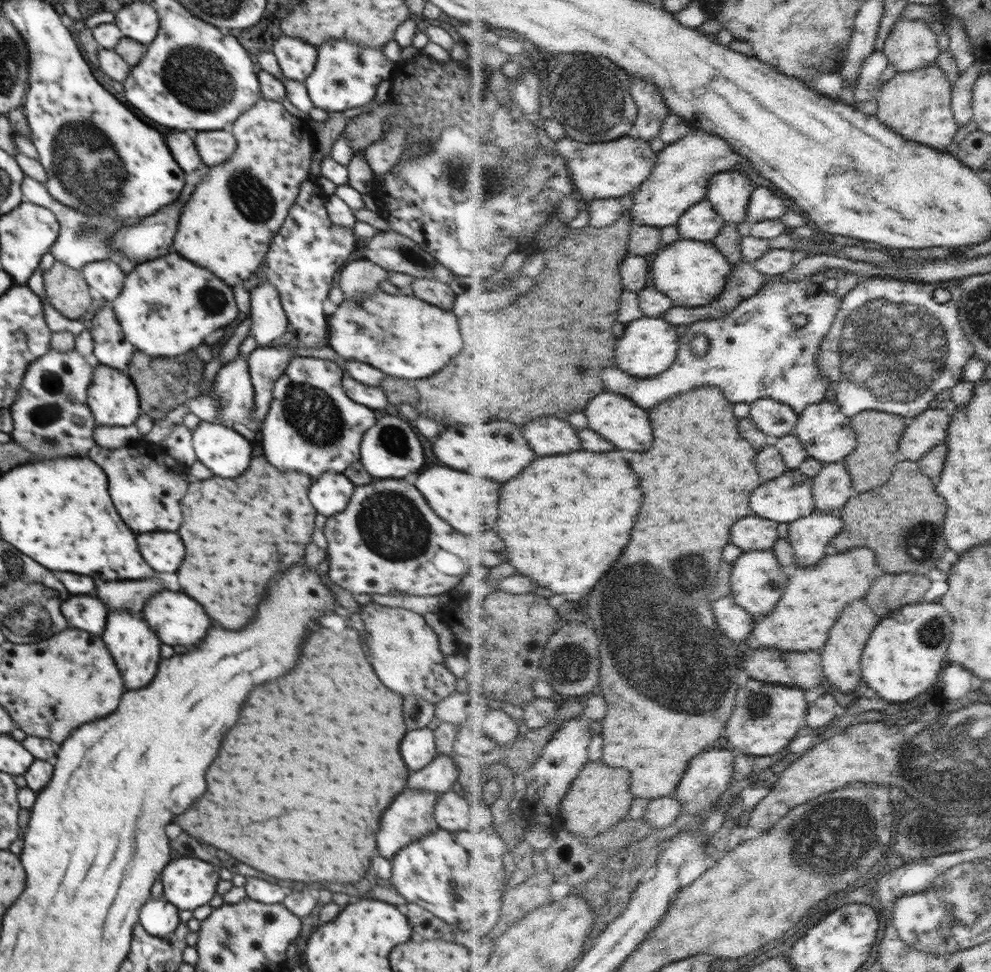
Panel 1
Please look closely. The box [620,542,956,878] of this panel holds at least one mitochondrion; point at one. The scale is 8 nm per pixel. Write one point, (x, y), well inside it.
(920, 817)

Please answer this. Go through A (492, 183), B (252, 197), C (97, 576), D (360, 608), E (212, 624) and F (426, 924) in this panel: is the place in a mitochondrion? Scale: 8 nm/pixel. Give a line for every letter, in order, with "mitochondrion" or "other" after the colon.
A: mitochondrion
B: mitochondrion
C: other
D: other
E: other
F: other

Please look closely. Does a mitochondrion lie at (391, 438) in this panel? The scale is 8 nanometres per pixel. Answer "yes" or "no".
yes

